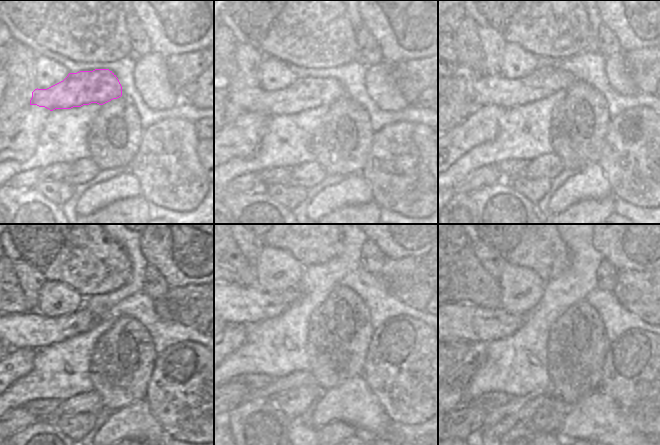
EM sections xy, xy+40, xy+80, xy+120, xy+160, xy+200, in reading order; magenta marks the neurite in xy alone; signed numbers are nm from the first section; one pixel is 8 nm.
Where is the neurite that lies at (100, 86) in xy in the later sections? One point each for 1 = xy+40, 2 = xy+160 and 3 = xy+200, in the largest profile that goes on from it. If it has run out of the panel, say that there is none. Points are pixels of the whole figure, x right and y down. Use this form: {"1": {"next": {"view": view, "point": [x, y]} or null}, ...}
{"1": {"next": {"view": "xy+40", "point": [306, 93]}}, "2": {"next": {"view": "xy+160", "point": [234, 301]}}, "3": {"next": {"view": "xy+200", "point": [458, 309]}}}

